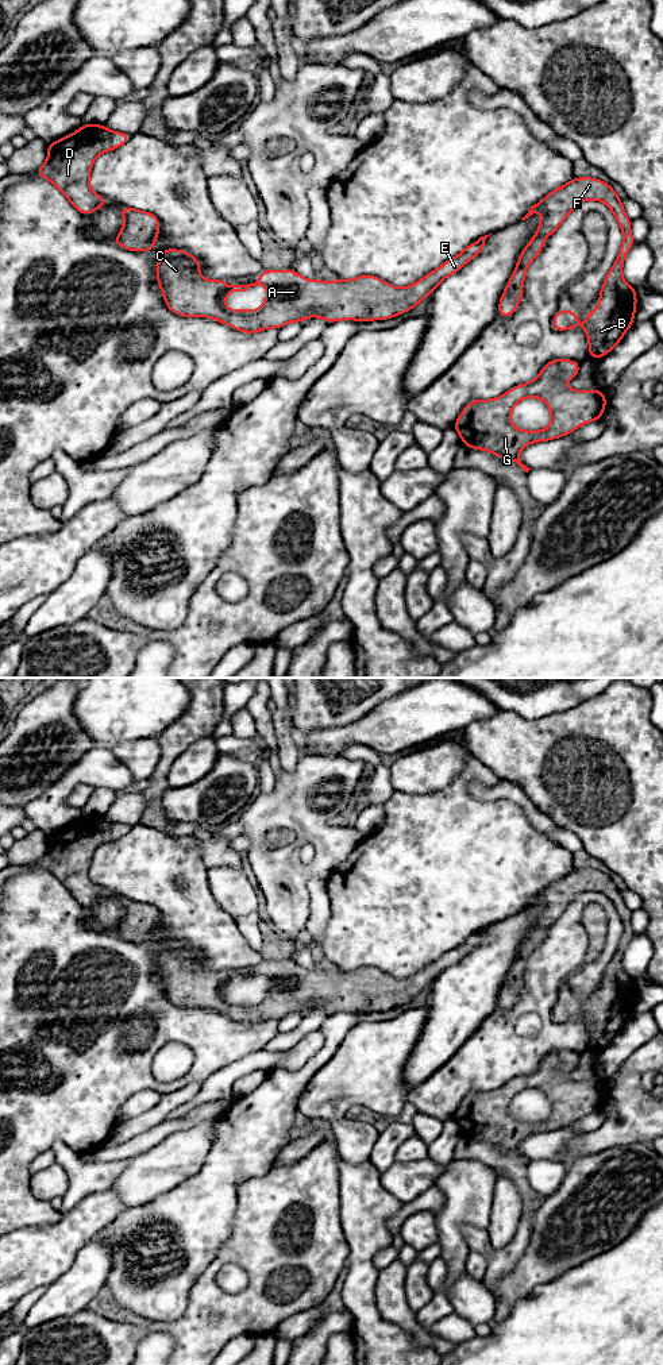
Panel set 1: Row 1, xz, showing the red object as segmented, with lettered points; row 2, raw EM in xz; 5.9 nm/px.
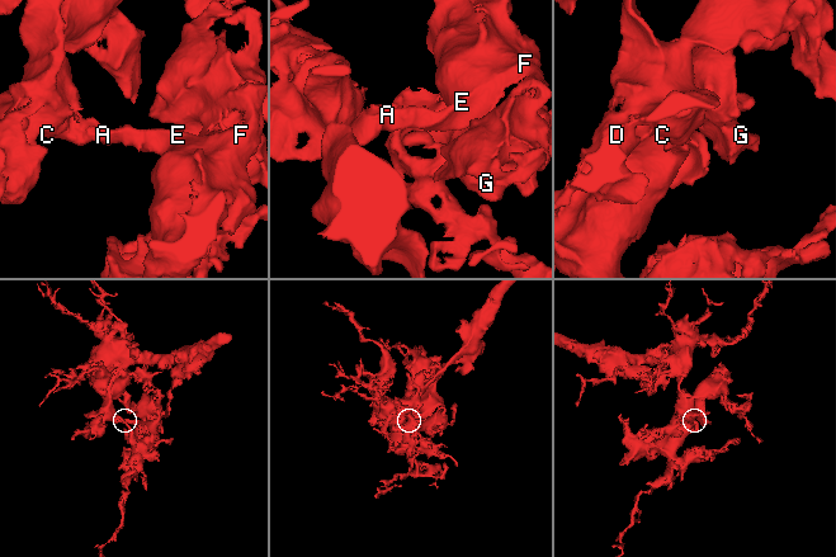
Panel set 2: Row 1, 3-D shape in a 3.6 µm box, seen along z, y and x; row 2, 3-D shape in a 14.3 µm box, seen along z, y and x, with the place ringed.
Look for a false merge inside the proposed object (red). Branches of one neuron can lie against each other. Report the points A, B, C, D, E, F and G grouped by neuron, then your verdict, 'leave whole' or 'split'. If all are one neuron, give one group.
A B C D E F G; leave whole

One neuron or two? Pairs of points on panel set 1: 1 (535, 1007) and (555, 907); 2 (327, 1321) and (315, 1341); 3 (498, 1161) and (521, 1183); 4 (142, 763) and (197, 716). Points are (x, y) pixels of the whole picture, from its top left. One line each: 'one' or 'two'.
1: two
2: one
3: one
4: two

